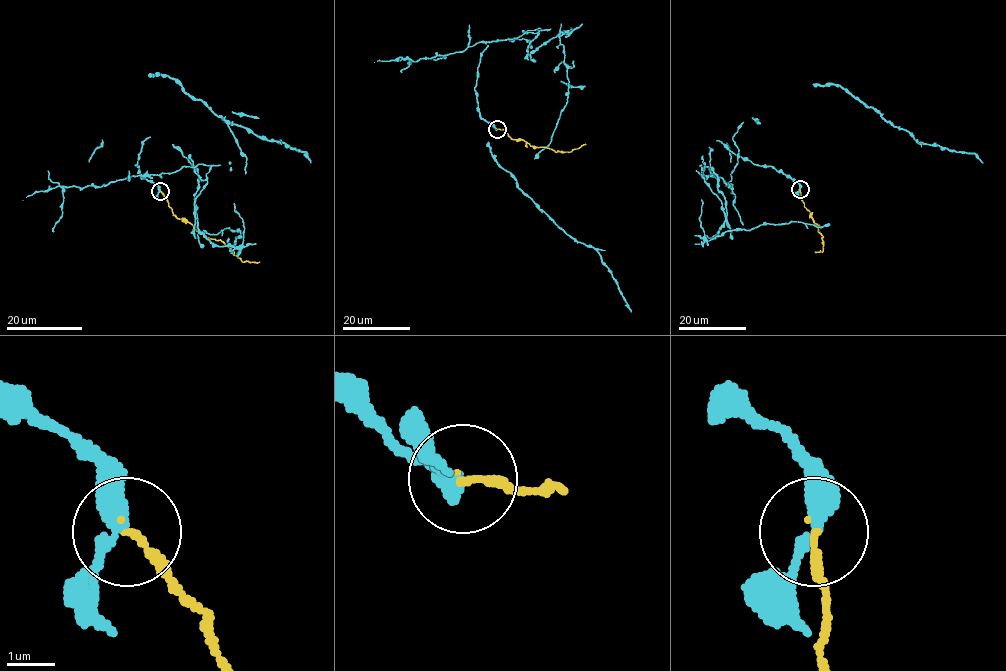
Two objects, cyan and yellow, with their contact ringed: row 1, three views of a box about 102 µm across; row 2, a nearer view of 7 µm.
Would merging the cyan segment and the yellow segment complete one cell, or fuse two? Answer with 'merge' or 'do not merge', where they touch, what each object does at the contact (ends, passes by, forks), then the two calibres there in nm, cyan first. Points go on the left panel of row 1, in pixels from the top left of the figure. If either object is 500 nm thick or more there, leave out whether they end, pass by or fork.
do not merge | (160, 191) | cyan passes by | yellow ends | 340/170 nm

